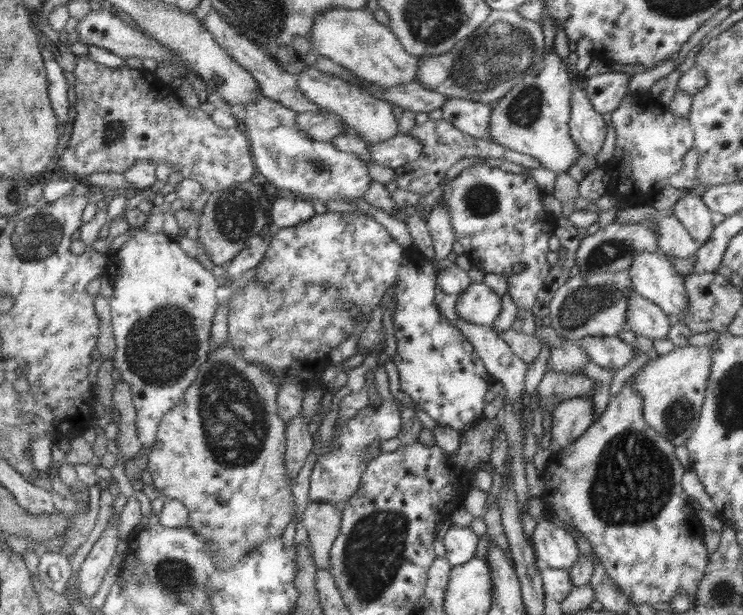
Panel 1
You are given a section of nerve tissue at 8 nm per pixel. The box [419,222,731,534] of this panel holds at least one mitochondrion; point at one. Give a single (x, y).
(634, 480)

